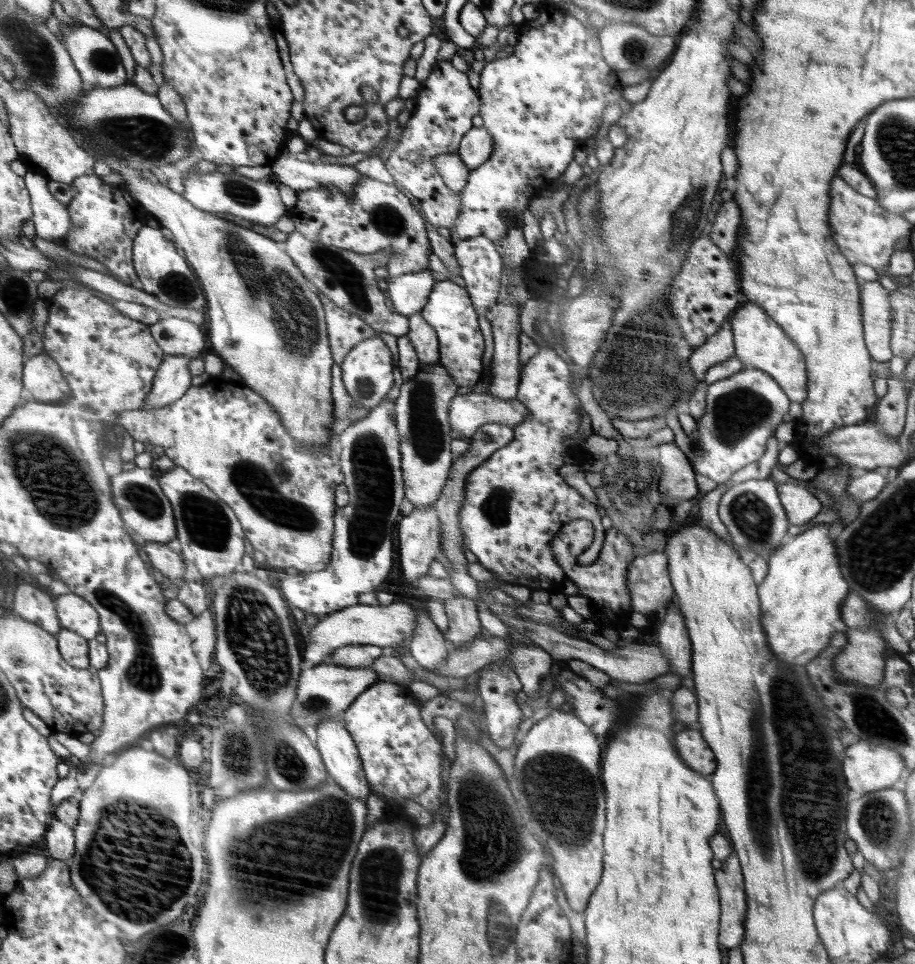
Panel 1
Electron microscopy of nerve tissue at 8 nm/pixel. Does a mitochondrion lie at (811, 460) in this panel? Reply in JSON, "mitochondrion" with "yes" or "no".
{"mitochondrion":"no"}

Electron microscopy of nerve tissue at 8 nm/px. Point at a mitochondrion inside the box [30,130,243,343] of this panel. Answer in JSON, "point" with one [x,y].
{"point":[180,287]}

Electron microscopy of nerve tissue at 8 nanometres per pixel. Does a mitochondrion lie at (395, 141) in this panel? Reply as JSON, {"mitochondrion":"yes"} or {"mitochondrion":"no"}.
{"mitochondrion":"no"}

